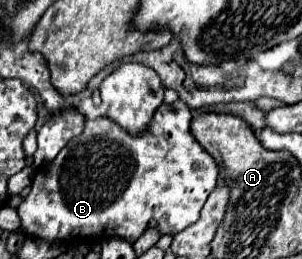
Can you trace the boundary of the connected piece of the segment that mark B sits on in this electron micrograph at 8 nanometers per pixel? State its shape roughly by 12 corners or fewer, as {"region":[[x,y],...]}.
{"region":[[163,103],[133,137],[107,117],[17,207],[45,241],[199,219],[219,169]]}

